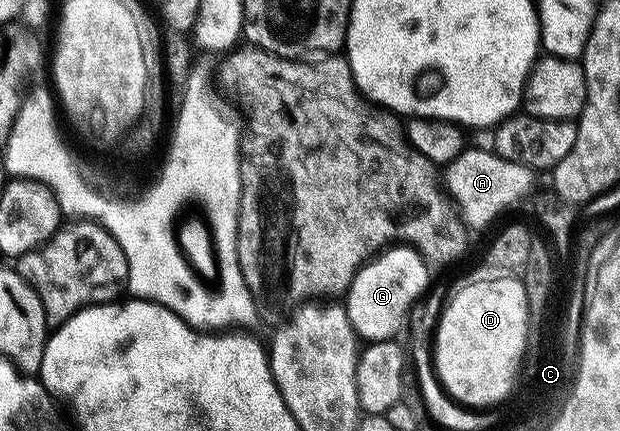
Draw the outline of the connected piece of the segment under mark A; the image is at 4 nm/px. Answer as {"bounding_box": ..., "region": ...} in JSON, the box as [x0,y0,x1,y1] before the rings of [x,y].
{"bounding_box":[442,148,533,230],"region":[[[465,148],[449,165],[443,166],[442,185],[446,190],[453,206],[458,210],[458,216],[469,230],[484,229],[503,209],[511,207],[515,201],[520,201],[532,189],[533,170],[526,165],[519,165],[517,161],[502,159],[496,152],[484,149]]]}

